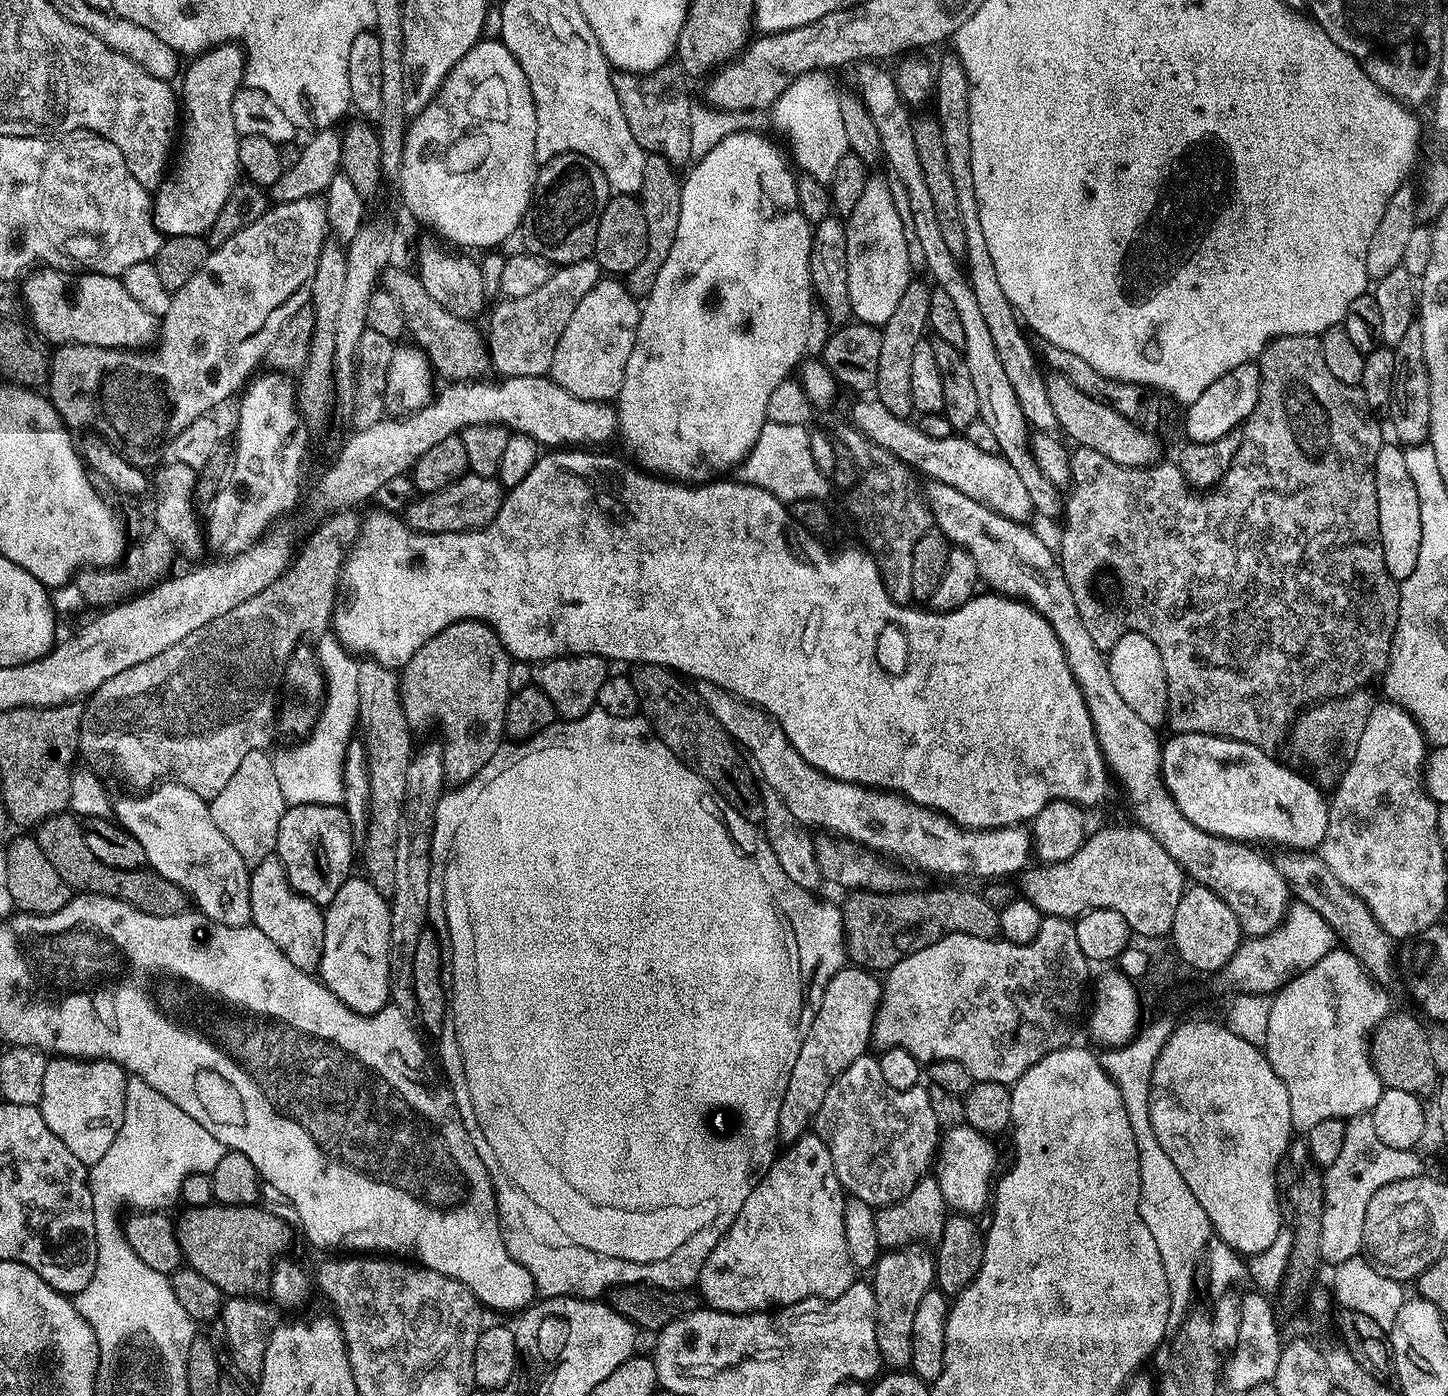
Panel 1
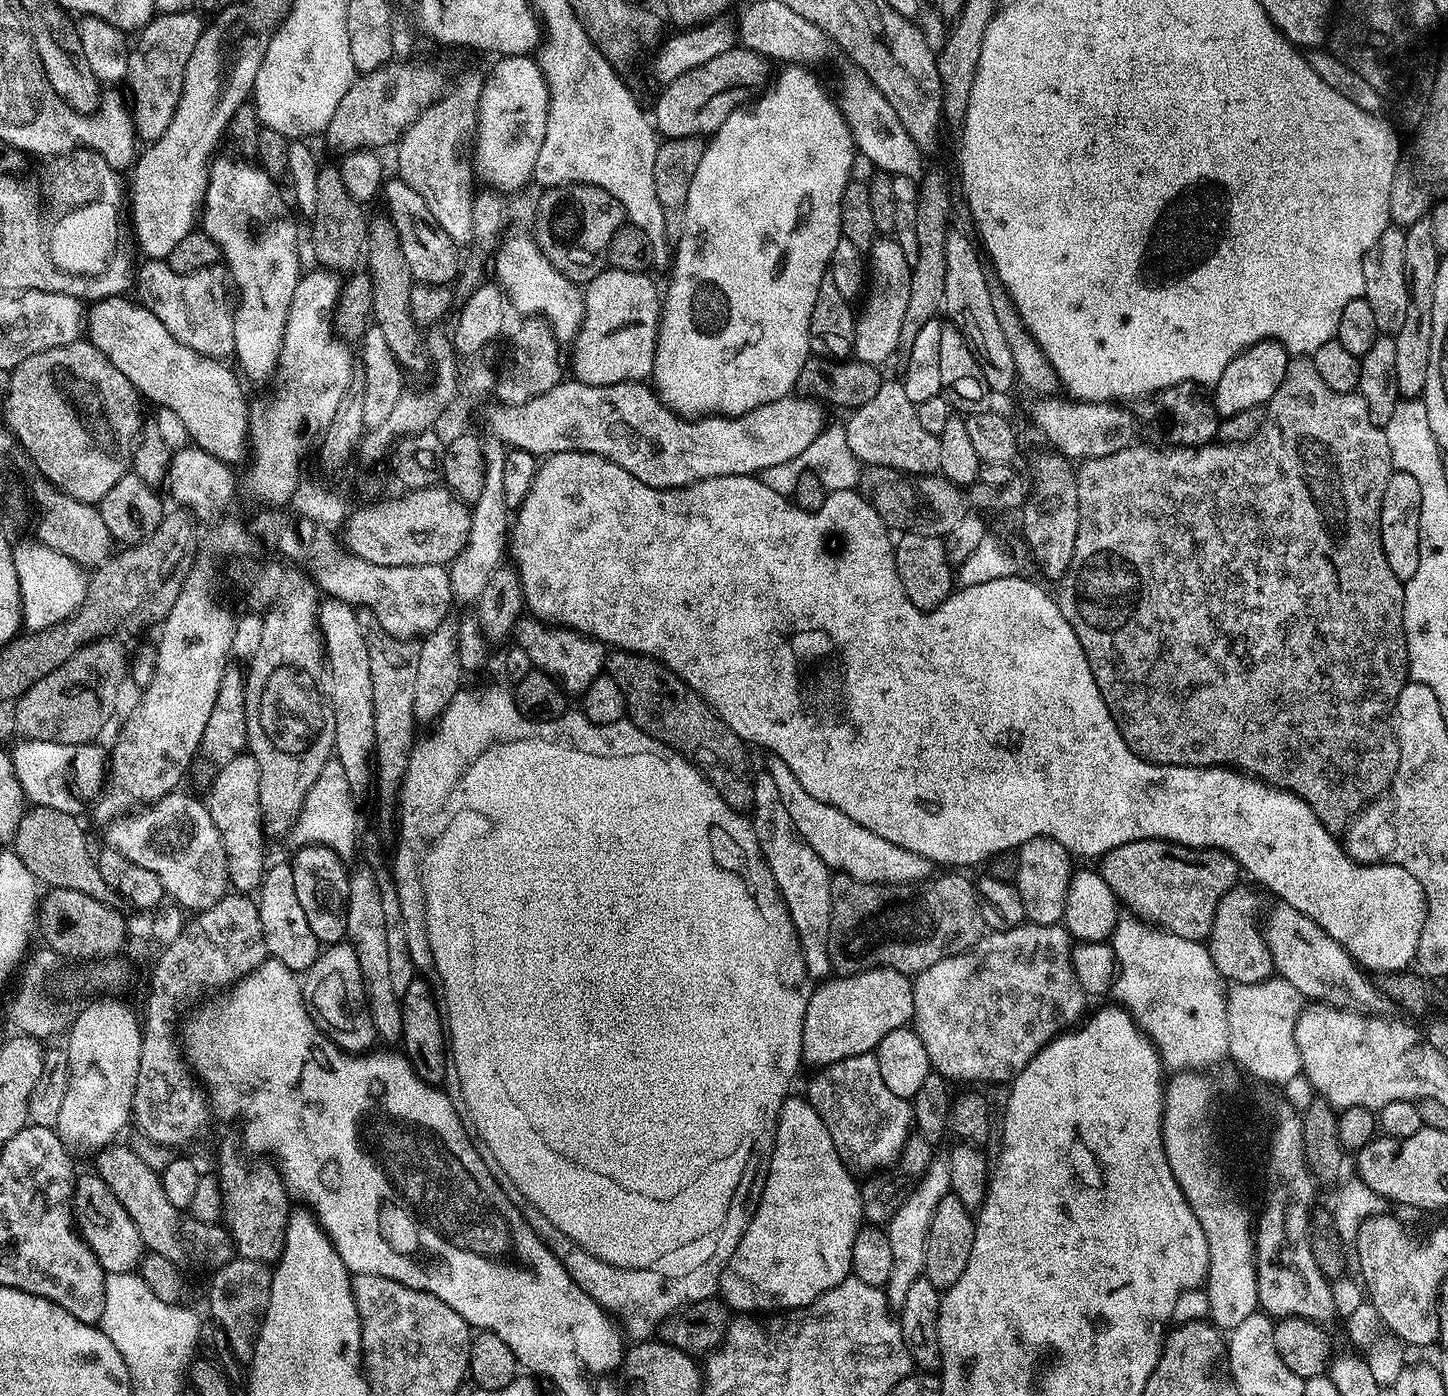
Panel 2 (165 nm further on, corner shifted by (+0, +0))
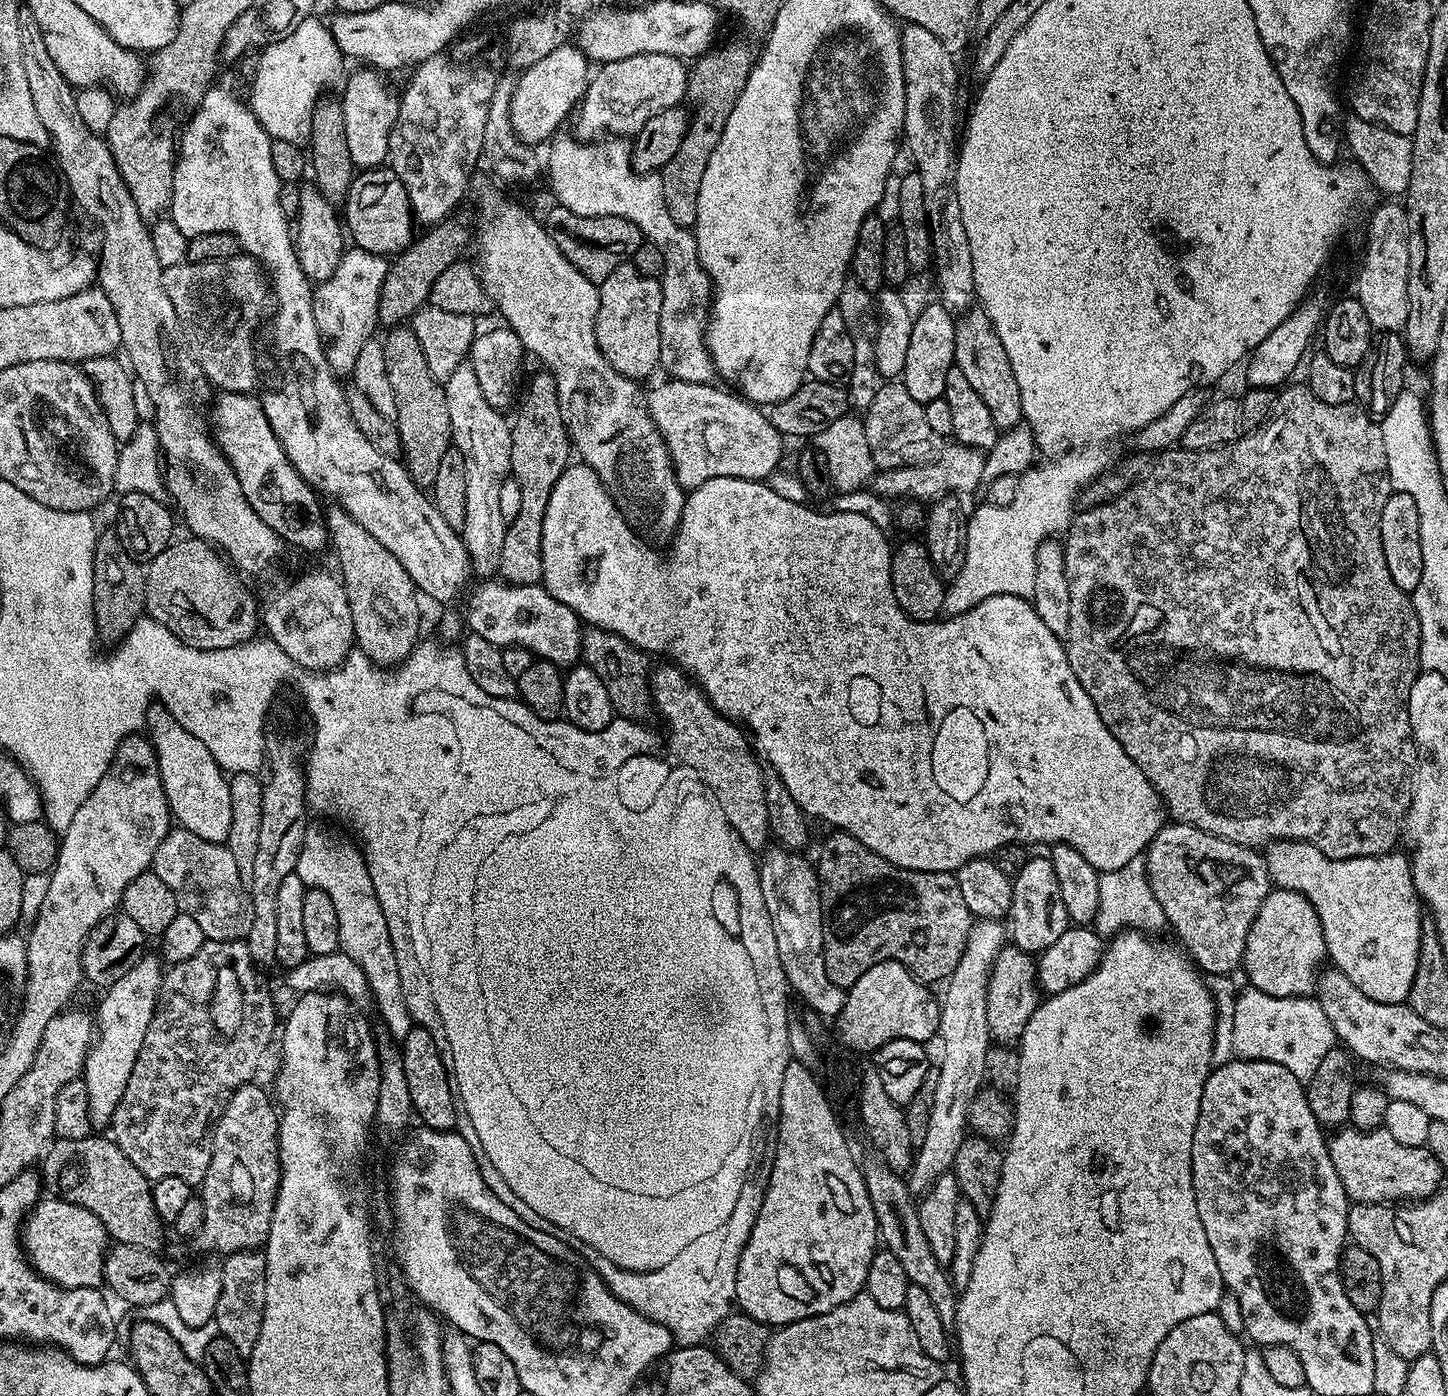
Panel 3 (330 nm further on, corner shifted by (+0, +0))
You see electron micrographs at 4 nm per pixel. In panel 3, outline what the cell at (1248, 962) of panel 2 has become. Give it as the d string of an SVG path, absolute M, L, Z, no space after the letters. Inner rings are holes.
M1273 887L1246 938L1242 972L1248 975L1247 983L1278 998L1311 997L1316 990L1319 964L1325 963L1327 955L1322 922L1311 902L1301 892Z

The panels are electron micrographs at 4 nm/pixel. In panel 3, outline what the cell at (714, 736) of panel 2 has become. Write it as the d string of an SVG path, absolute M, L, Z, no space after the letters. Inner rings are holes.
M591 626L583 629L580 638L580 655L583 667L594 670L602 678L602 686L610 693L613 713L626 720L643 721L650 712L650 667L649 657L635 648L629 640L624 640L617 632Z

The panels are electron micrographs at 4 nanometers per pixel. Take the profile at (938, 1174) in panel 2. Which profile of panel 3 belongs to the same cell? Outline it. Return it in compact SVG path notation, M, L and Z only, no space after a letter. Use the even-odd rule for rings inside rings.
M977 919L972 925L970 934L966 938L966 946L962 950L962 958L958 958L958 966L952 971L951 976L946 981L946 987L944 996L942 992L942 1003L940 1006L940 1031L938 1033L938 1041L944 1047L944 1053L940 1056L938 1061L938 1067L940 1073L938 1074L938 1090L934 1090L934 1106L930 1106L930 1122L926 1126L926 1134L919 1141L918 1147L914 1152L914 1159L910 1171L907 1173L906 1181L907 1186L913 1194L923 1194L927 1192L928 1188L938 1179L944 1172L951 1169L954 1162L954 1154L958 1154L958 1146L962 1146L964 1137L966 1135L966 1129L969 1127L968 1111L972 1109L972 1099L978 1095L978 1093L985 1087L986 1081L984 1081L984 1071L988 1068L988 1044L990 1045L990 1037L988 1035L988 1019L986 1018L986 998L988 997L988 979L992 976L992 967L994 962L998 958L998 954L1006 947L1006 928L999 920L982 920Z

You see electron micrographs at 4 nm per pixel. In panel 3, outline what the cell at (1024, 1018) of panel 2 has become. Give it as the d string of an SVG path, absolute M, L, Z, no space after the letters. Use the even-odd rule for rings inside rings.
M1006 946L998 954L992 967L992 976L988 979L986 998L988 1035L995 1043L997 1040L1000 1044L1015 1045L1026 1030L1026 1022L1030 1022L1038 1003L1036 969L1037 961L1015 946Z

